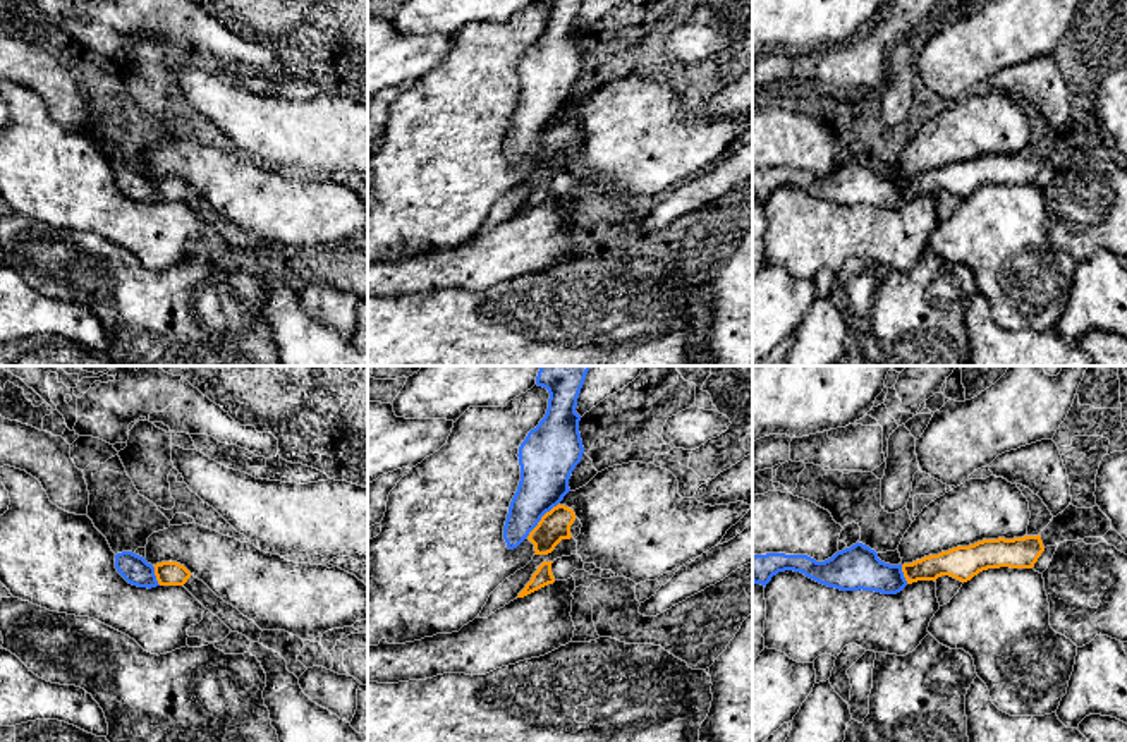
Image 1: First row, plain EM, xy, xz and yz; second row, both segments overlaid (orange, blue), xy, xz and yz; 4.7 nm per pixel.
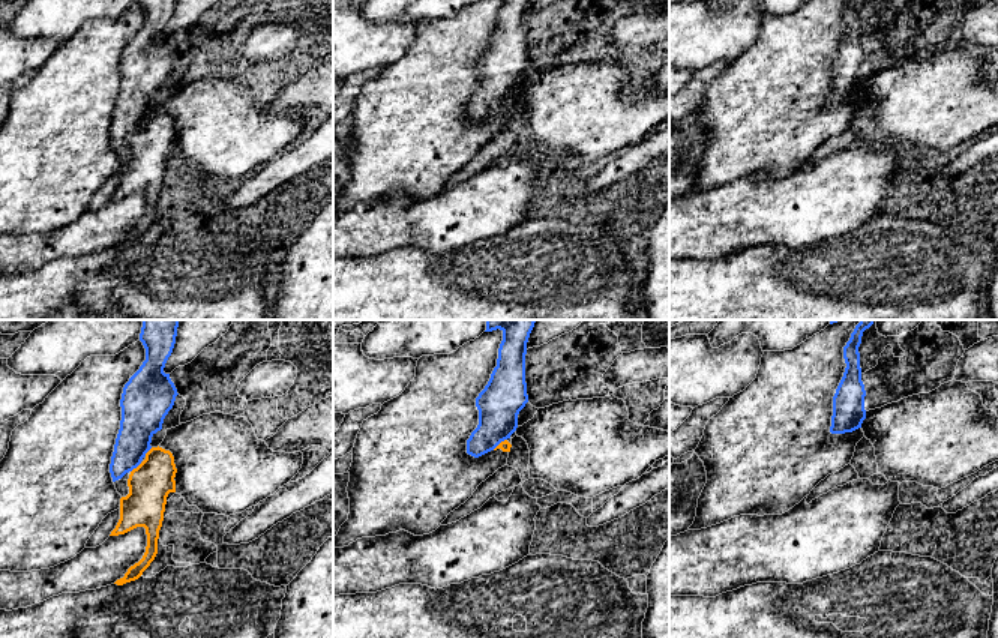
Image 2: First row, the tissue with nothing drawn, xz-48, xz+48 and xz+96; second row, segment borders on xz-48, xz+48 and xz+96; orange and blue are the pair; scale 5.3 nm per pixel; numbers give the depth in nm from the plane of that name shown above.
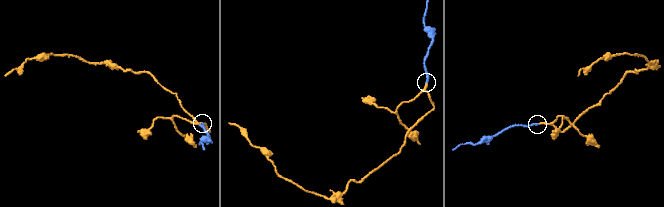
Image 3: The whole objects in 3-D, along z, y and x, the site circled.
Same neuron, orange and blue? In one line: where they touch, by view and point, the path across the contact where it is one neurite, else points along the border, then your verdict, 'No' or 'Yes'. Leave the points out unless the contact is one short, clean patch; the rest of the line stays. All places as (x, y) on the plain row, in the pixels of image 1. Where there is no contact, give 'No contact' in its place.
Touches orange at xz (542, 134). Path across: xz (555, 139), (542, 134), (545, 81). Yes

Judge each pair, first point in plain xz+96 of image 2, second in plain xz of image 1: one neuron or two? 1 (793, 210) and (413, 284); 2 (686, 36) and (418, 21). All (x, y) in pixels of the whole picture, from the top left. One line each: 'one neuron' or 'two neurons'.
1: one neuron
2: two neurons

